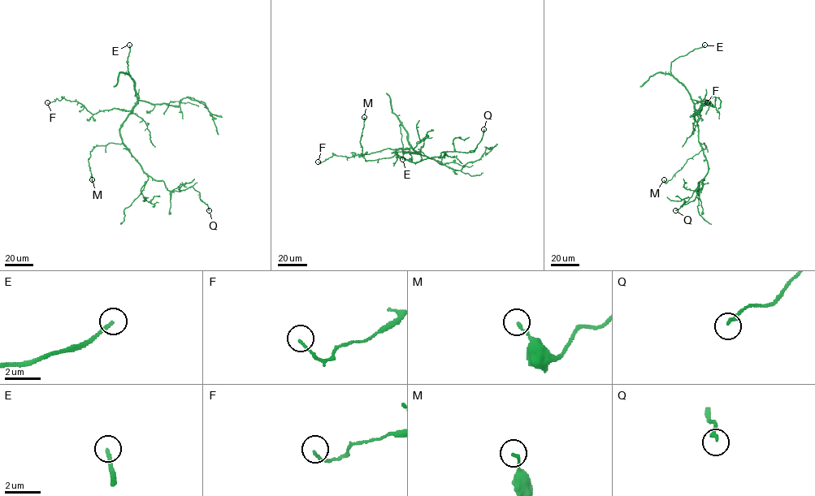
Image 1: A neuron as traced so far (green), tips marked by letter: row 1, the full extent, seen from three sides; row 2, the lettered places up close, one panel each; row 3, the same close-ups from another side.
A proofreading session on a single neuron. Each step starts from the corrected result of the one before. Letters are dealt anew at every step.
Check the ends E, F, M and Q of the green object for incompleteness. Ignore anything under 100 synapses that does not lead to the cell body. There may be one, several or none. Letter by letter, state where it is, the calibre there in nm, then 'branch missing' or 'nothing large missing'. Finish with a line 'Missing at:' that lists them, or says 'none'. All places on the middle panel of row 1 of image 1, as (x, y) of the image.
E: (402, 159) | 180 nm | branch missing
F: (318, 161) | 120 nm | nothing large missing
M: (364, 117) | 130 nm | nothing large missing
Q: (483, 129) | 180 nm | nothing large missing
Missing at: E

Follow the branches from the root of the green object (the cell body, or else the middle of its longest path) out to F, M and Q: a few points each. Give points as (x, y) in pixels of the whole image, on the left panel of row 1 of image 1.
F: (120, 127), (130, 111), (113, 109), (92, 114), (76, 101), (57, 98), (47, 102)
M: (120, 127), (121, 143), (110, 142), (97, 145), (92, 150), (88, 161), (92, 179)
Q: (120, 127), (123, 144), (143, 170), (162, 181), (168, 191), (179, 191), (192, 186), (209, 210)

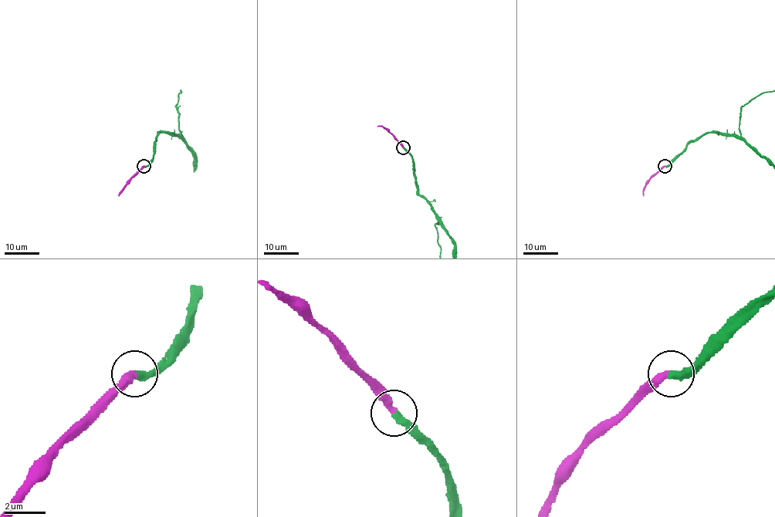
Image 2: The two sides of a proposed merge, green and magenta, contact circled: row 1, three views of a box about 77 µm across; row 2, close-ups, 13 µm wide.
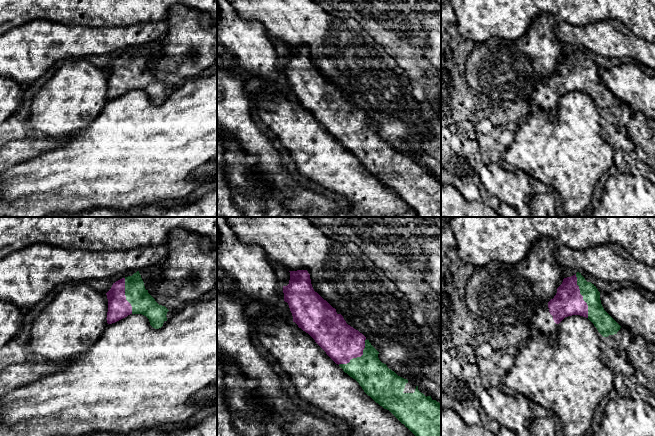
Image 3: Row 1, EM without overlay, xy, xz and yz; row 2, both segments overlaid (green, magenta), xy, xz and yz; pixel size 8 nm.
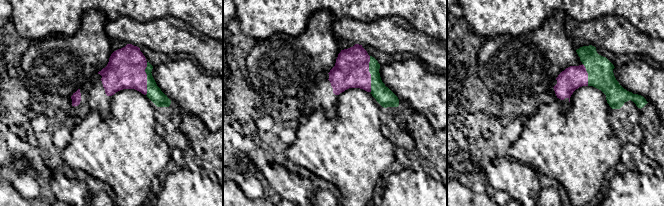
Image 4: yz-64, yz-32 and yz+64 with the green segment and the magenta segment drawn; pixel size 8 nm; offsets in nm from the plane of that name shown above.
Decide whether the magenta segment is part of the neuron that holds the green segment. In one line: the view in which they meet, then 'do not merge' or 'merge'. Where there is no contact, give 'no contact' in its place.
yz | merge

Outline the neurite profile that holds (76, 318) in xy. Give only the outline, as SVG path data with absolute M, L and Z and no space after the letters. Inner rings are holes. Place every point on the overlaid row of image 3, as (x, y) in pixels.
M85 282L66 284L51 303L35 318L24 349L47 361L60 363L80 356L96 343L107 323L108 299Z

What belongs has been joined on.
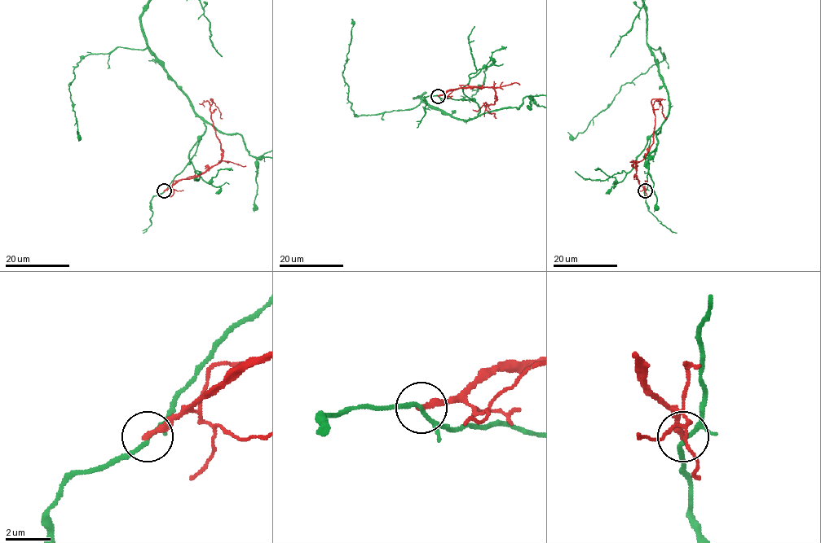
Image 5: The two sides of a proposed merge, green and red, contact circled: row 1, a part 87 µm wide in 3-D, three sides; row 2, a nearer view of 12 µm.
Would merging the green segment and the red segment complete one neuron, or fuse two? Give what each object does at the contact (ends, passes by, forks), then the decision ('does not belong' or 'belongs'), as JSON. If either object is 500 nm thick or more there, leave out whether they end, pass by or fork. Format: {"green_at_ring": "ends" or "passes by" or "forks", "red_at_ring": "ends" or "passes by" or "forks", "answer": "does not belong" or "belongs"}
{"green_at_ring": "passes by", "red_at_ring": "ends", "answer": "does not belong"}

